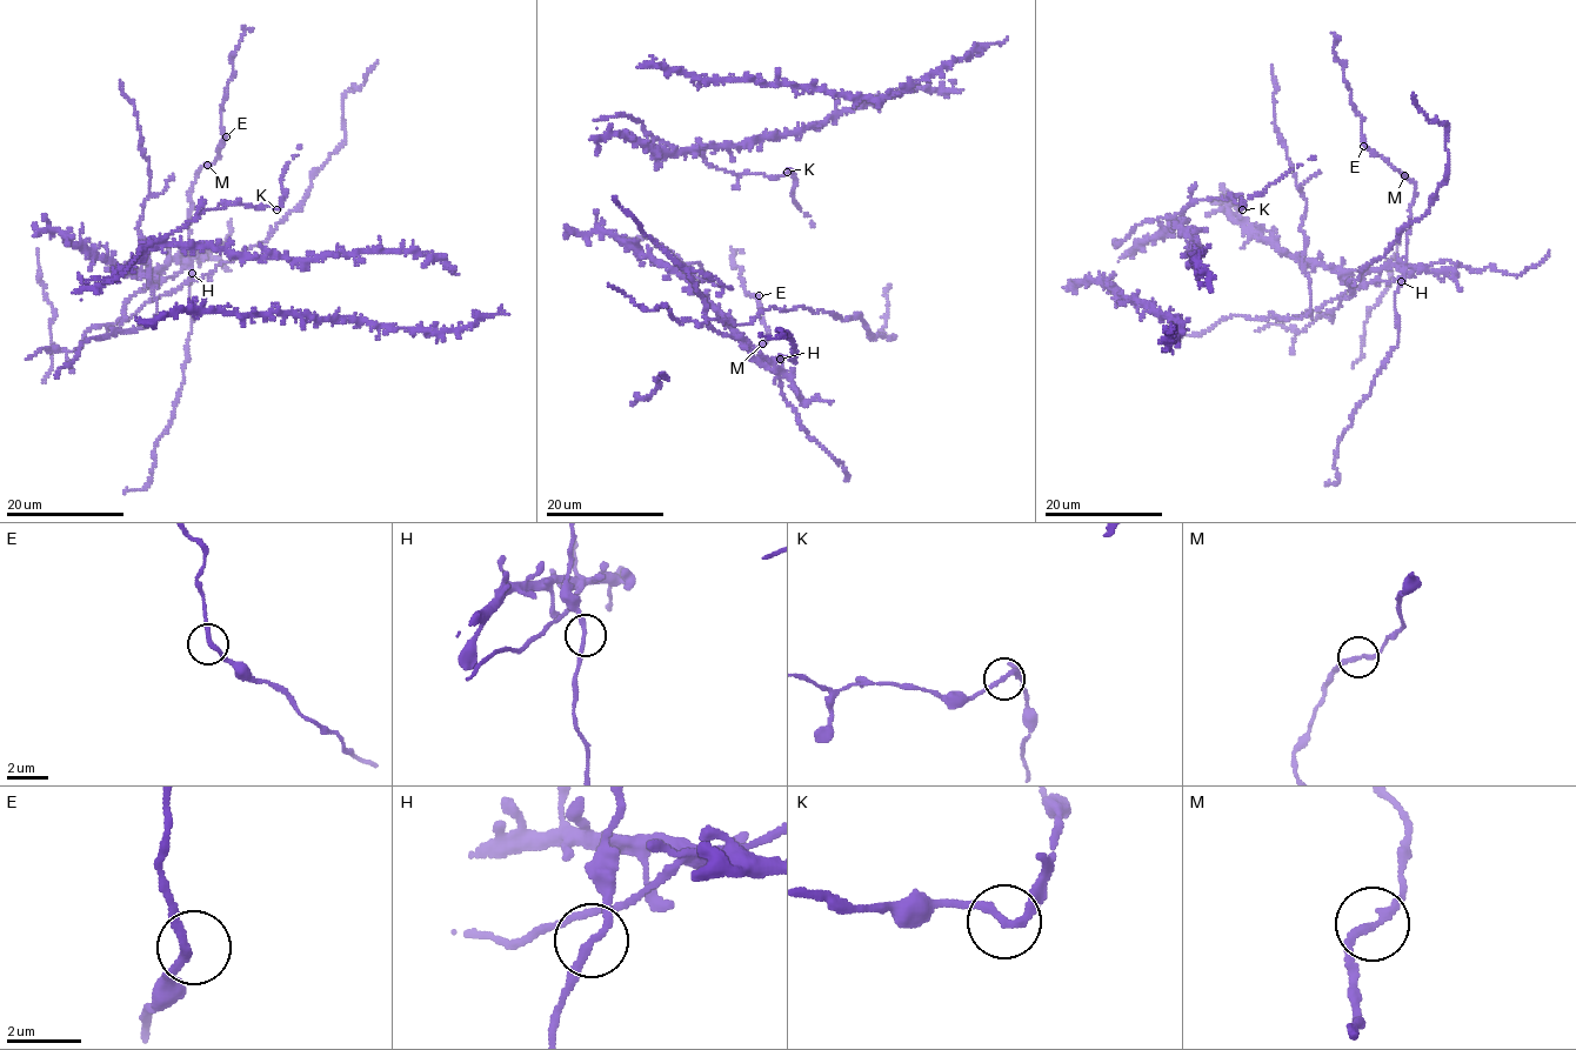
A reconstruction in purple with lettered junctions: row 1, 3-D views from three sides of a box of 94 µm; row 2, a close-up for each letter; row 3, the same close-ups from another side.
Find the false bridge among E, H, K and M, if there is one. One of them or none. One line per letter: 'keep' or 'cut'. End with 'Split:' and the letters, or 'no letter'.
E: keep
H: keep
K: keep
M: keep
Split: no letter

